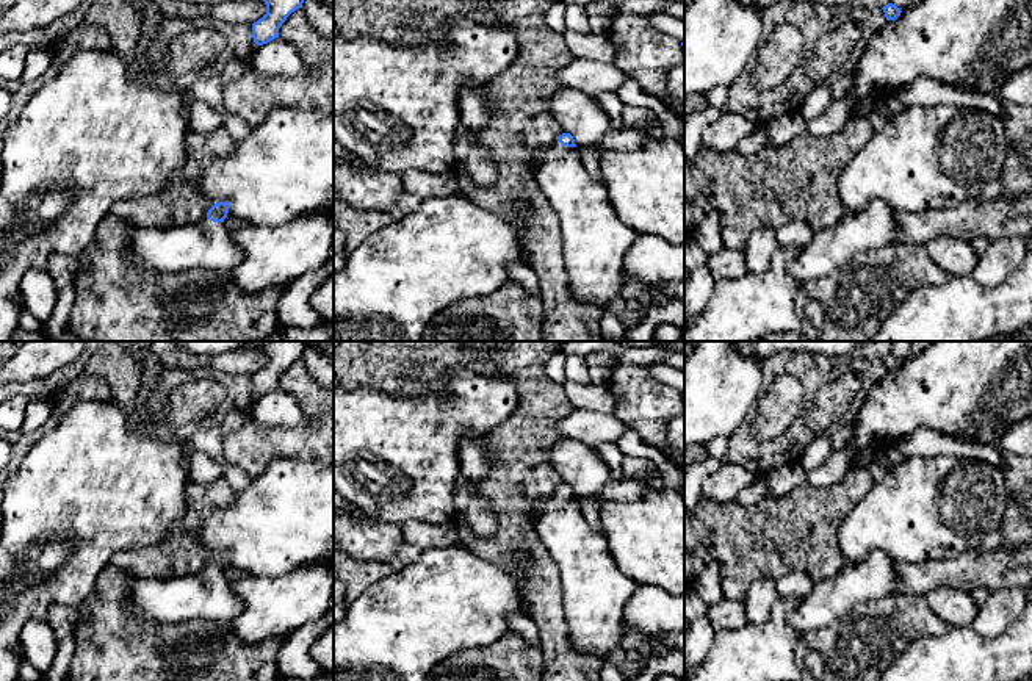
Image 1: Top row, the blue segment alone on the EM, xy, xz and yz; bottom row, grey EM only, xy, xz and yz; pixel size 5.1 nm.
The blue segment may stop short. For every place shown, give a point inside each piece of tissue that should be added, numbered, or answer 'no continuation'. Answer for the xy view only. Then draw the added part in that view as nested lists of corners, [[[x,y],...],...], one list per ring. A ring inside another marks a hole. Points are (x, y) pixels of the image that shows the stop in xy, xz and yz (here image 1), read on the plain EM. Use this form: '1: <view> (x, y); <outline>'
1: xy (205, 597); [[[207,567],[194,576],[171,579],[133,576],[124,606],[135,618],[153,625],[232,623],[244,609],[232,584],[224,573]]]

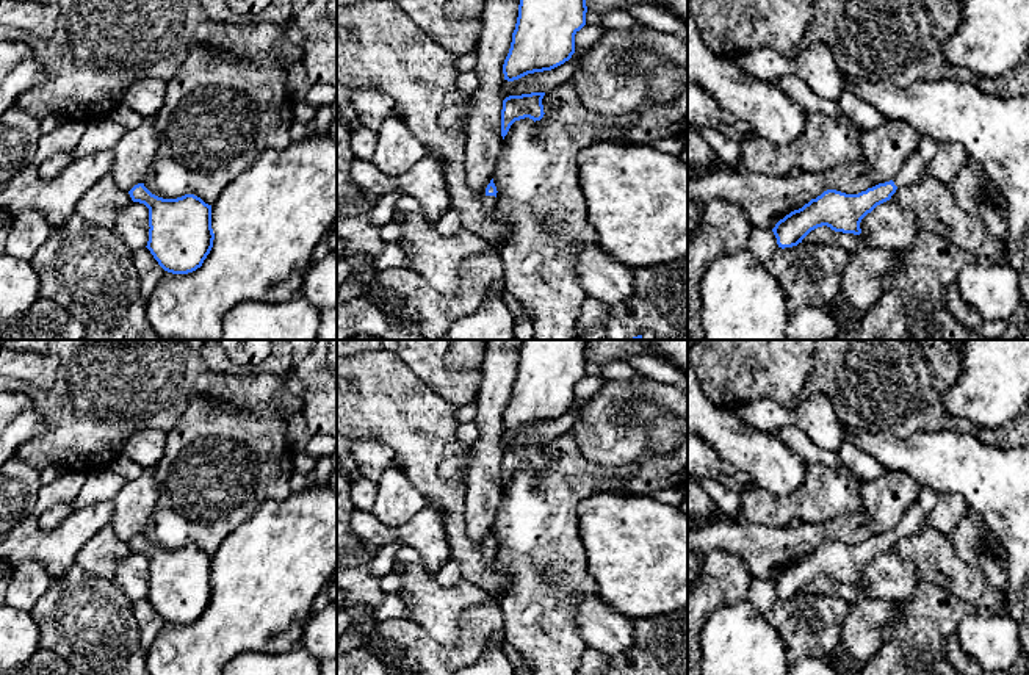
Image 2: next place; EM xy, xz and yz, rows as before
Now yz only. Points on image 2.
1: yz (917, 516); [[[921,487],[916,501],[910,506],[904,520],[893,531],[897,539],[907,537],[927,523],[927,518],[938,503],[938,492],[932,487]]]

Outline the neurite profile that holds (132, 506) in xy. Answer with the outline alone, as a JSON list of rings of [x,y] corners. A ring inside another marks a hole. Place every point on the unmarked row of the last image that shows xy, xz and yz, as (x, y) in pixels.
[[[146,468],[139,478],[127,481],[111,500],[111,526],[116,536],[128,543],[135,536],[143,534],[157,500],[158,481],[152,468]]]

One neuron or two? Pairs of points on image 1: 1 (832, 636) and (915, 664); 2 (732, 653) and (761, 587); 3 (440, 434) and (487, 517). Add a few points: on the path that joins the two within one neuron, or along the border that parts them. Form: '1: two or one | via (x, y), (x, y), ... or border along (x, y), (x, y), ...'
1: two | border along (927, 637), (912, 641), (888, 664)
2: two | border along (777, 600), (761, 622), (747, 623)
3: two | border along (461, 476), (453, 489), (454, 514)

